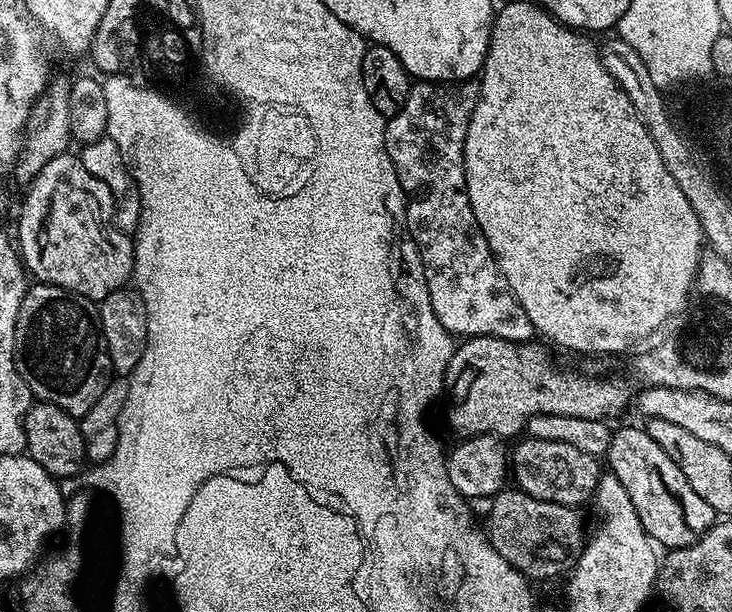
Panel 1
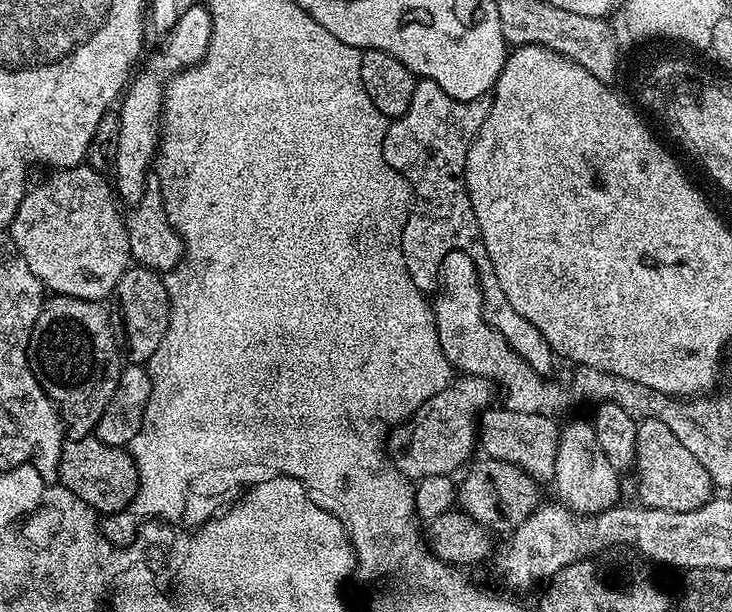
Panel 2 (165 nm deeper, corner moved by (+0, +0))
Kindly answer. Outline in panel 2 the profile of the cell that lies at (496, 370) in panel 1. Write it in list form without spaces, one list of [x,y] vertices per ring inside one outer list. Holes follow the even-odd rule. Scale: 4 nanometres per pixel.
[[[457,375],[442,391],[434,394],[434,398],[422,402],[422,406],[414,410],[406,423],[397,424],[389,431],[386,451],[392,464],[413,482],[420,481],[424,476],[447,476],[455,473],[455,468],[463,469],[473,459],[472,448],[474,452],[478,444],[478,417],[493,403],[492,392],[494,396],[491,380],[481,376]]]

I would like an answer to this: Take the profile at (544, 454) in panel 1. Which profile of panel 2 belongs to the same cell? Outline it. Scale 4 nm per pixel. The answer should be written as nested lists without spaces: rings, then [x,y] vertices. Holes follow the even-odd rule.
[[[488,457],[478,460],[467,467],[462,482],[459,481],[457,485],[457,503],[461,511],[474,518],[484,528],[498,534],[508,534],[522,524],[540,504],[539,483],[512,463]]]

